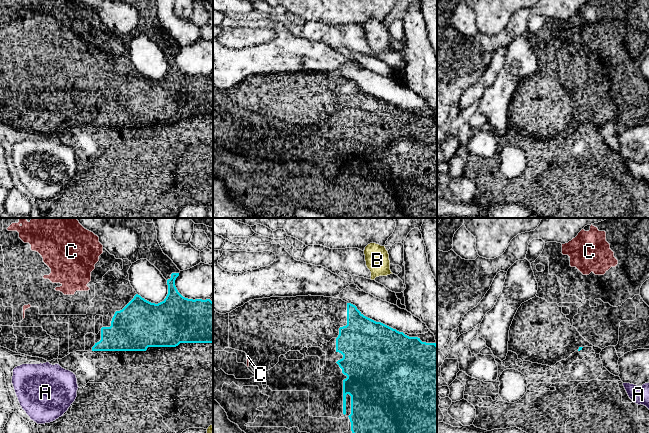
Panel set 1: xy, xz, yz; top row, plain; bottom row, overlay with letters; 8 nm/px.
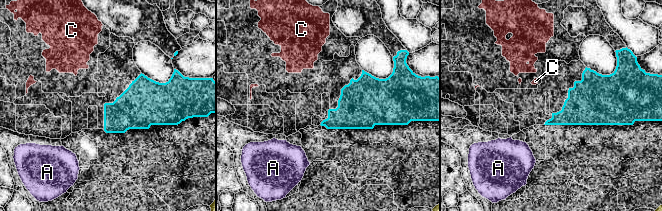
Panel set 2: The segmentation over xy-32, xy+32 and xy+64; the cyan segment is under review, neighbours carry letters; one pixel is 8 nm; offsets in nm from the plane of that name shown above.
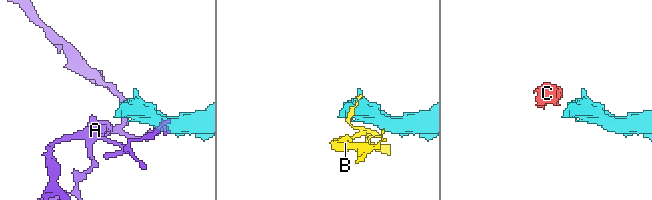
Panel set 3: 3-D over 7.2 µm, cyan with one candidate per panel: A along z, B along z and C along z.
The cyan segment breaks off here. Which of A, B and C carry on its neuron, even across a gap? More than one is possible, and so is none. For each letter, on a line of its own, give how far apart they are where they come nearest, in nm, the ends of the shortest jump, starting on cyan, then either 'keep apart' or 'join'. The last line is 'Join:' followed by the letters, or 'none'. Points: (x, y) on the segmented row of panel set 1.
A: 240 nm apart; from cyan across xy (92, 350), (72, 372); keep apart
B: 240 nm apart; from cyan across xz (354, 305), (371, 279); keep apart
C: 280 nm apart; from cyan across xy (115, 312), (89, 289); join
Join: C

